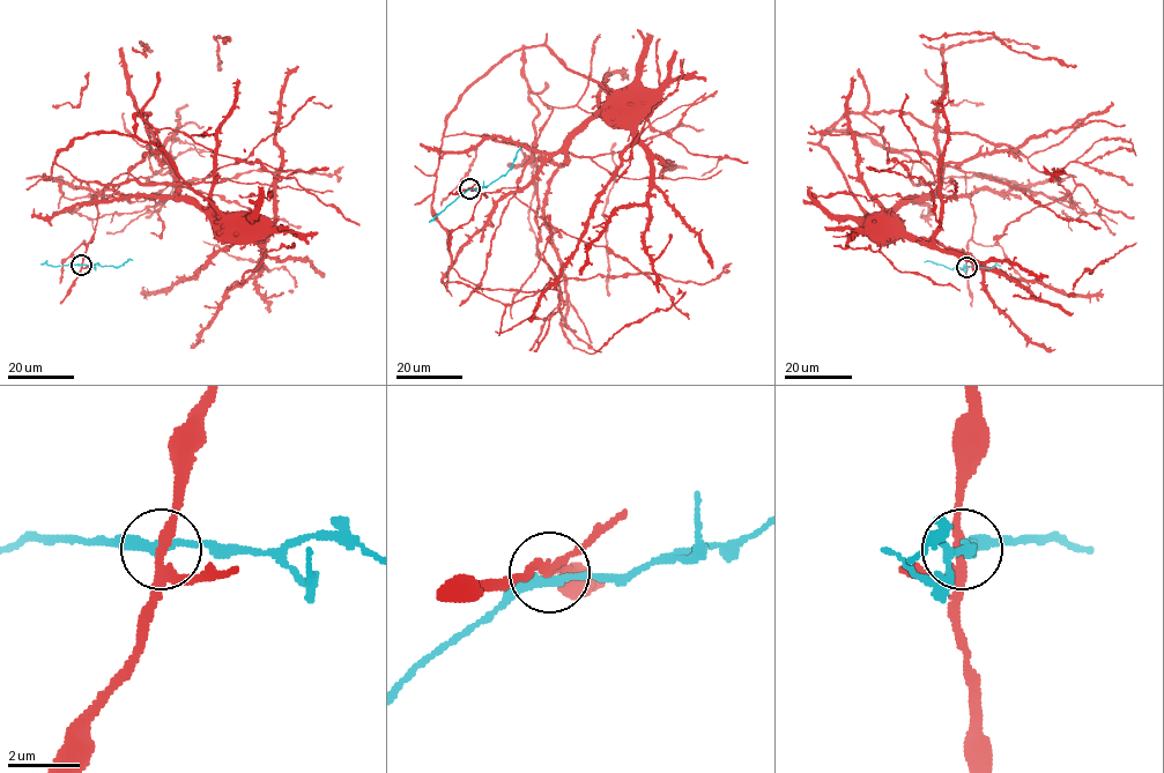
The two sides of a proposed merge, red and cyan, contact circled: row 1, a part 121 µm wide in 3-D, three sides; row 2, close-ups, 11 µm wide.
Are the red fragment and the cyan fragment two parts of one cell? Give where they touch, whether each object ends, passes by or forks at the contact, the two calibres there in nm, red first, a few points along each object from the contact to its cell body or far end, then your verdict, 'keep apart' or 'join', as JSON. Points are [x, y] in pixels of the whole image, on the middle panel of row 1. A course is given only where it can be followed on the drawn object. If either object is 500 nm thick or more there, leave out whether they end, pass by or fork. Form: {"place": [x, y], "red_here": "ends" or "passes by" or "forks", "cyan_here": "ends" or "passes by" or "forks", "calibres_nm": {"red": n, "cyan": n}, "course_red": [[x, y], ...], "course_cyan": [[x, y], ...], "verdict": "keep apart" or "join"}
{"place": [469, 188], "red_here": "forks", "cyan_here": "passes by", "calibres_nm": {"red": 220, "cyan": 280}, "course_red": [[469, 188], [487, 197], [517, 187], [551, 110], [524, 75], [524, 50], [546, 45], [620, 104], [617, 96]], "course_cyan": [[469, 190], [488, 186], [504, 175], [520, 147]], "verdict": "keep apart"}

